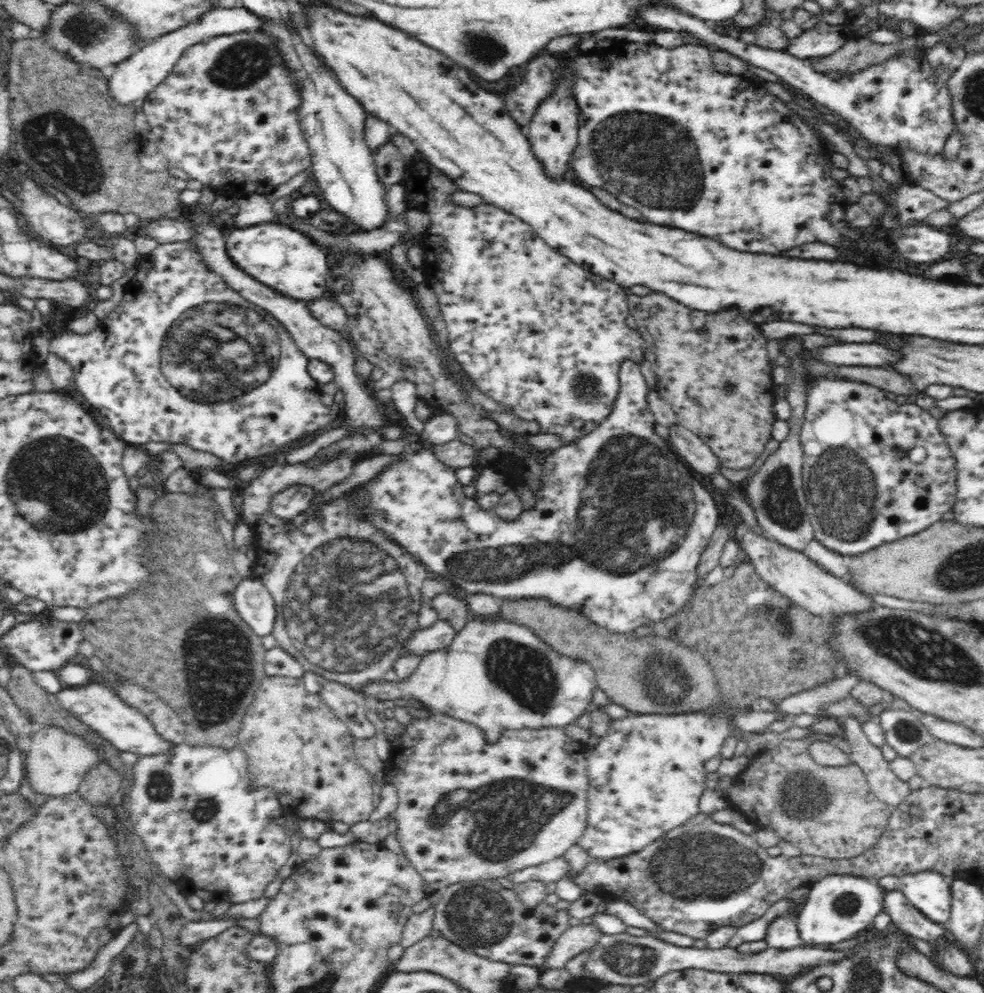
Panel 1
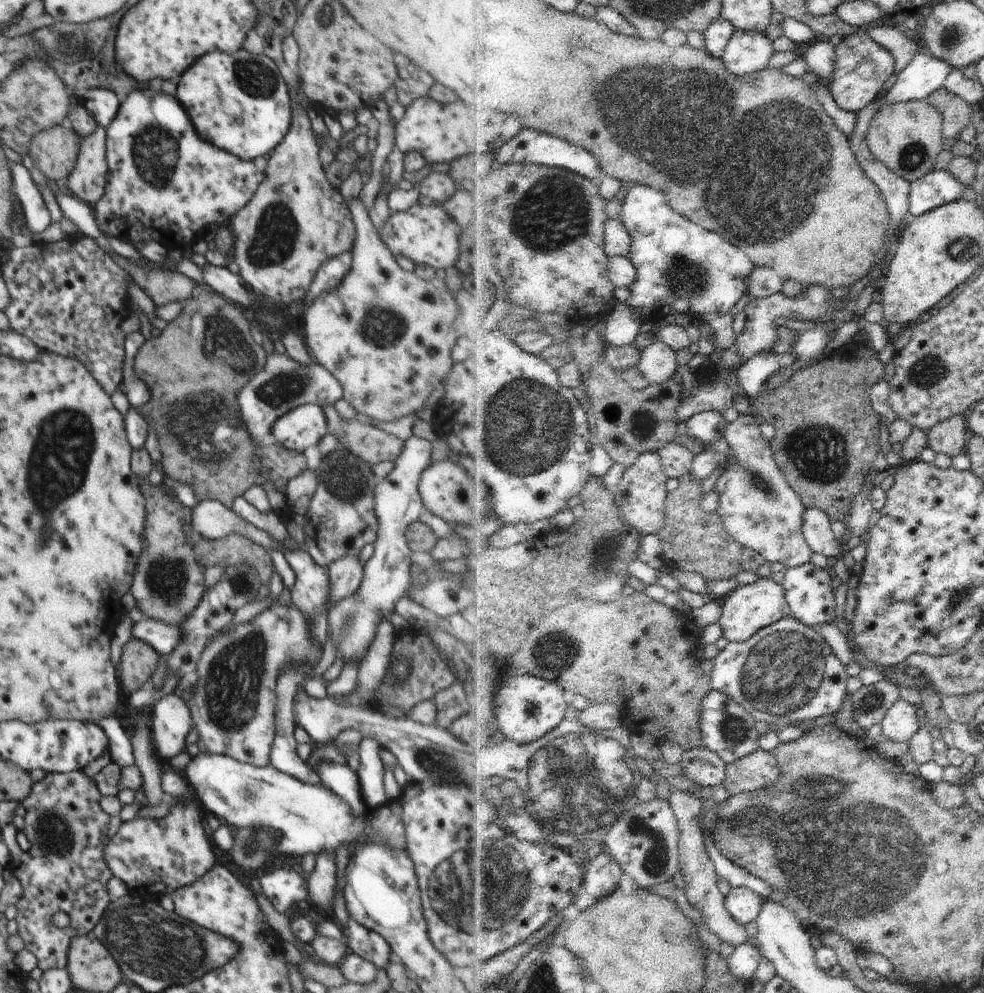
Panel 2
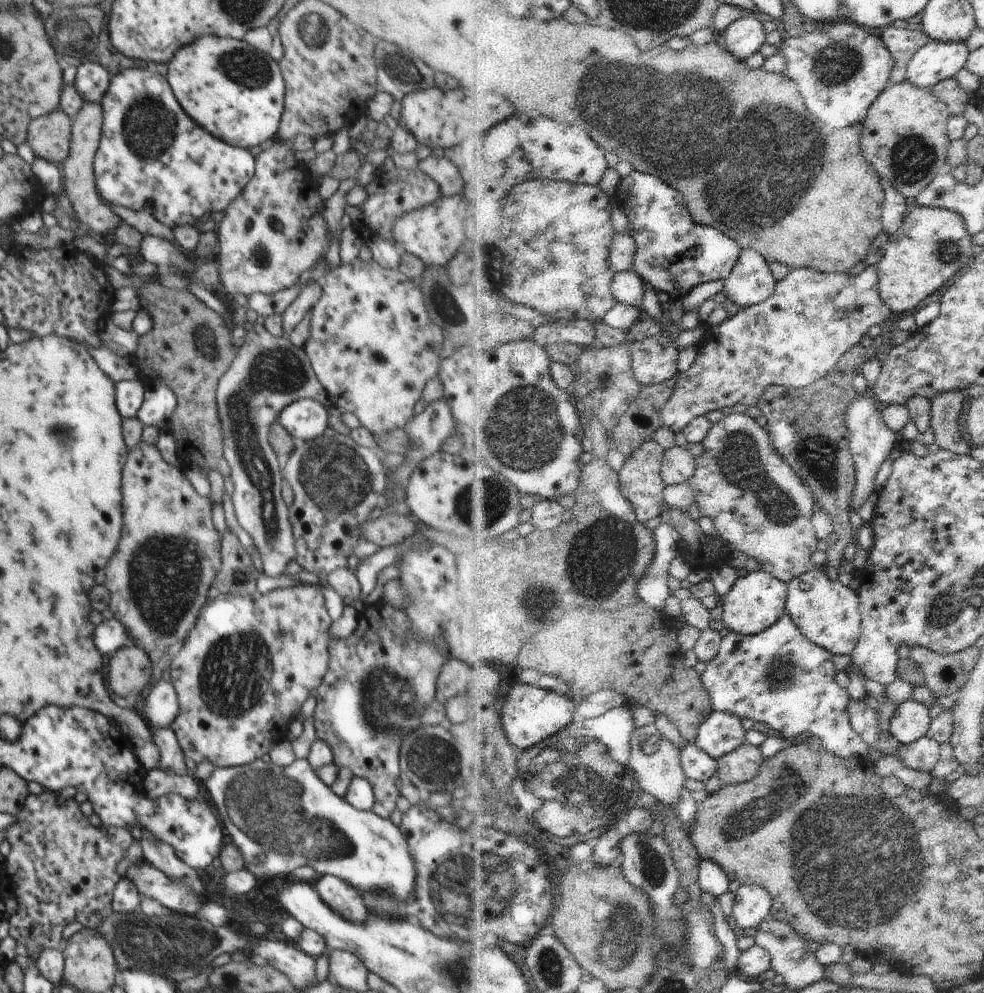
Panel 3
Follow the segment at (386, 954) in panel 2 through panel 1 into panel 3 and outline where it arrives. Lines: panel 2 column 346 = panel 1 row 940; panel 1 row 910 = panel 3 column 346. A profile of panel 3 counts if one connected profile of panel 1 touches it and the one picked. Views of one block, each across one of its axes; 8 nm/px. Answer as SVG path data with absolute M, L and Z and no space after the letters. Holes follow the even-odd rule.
M323 875L313 887L338 916L358 924L364 924L369 919L370 910L359 890L341 878Z

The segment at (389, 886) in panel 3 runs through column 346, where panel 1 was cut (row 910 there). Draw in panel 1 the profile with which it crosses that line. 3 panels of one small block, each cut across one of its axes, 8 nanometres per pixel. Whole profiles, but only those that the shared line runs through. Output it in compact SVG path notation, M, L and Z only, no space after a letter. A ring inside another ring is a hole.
M856 875L821 876L810 886L807 902L795 917L800 939L806 945L828 946L856 937L873 927L883 904L884 889L876 881Z

